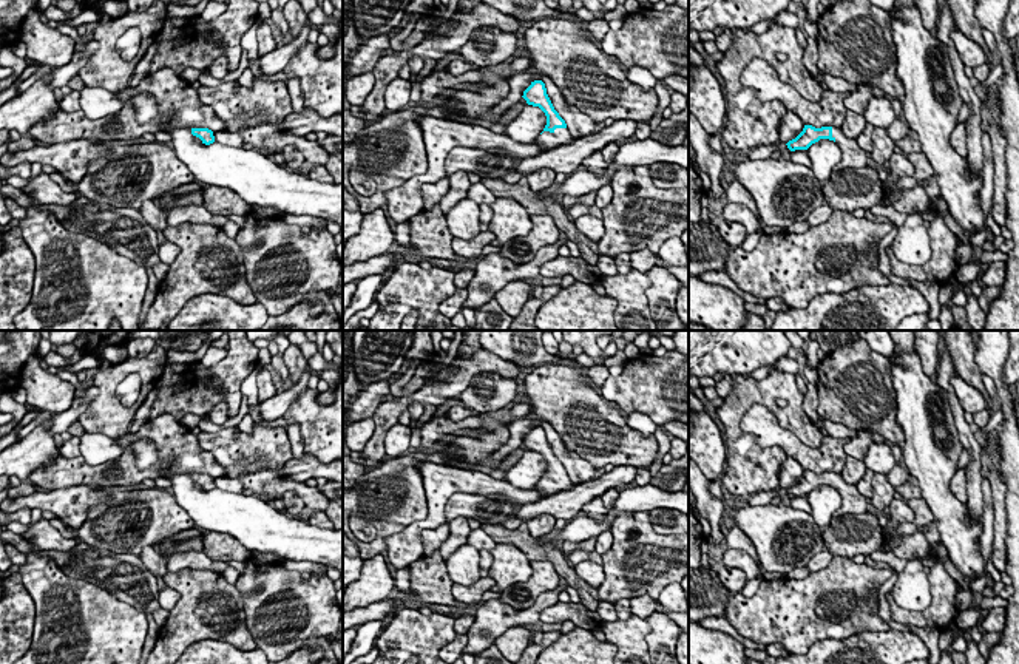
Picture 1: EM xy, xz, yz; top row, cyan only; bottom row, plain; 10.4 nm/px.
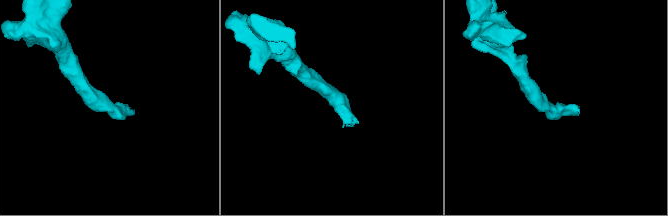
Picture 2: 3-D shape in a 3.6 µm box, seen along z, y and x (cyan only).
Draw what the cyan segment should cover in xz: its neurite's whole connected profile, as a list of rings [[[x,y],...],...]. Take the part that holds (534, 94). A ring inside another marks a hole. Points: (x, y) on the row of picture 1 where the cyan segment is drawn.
[[[542,80],[531,82],[522,97],[528,105],[539,107],[547,116],[543,133],[533,144],[540,145],[543,151],[550,151],[574,141],[565,120],[554,110]]]

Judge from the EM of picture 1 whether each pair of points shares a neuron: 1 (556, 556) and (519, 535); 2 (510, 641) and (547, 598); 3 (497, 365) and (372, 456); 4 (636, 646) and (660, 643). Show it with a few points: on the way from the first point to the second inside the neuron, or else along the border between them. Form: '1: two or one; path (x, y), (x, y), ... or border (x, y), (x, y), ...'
1: one; path (547, 552), (534, 550), (528, 544)
2: two; border (531, 627), (508, 627), (493, 644)
3: one; path (460, 377), (450, 388), (405, 400), (386, 419)
4: two; border (646, 621), (650, 627), (646, 636), (649, 647)

